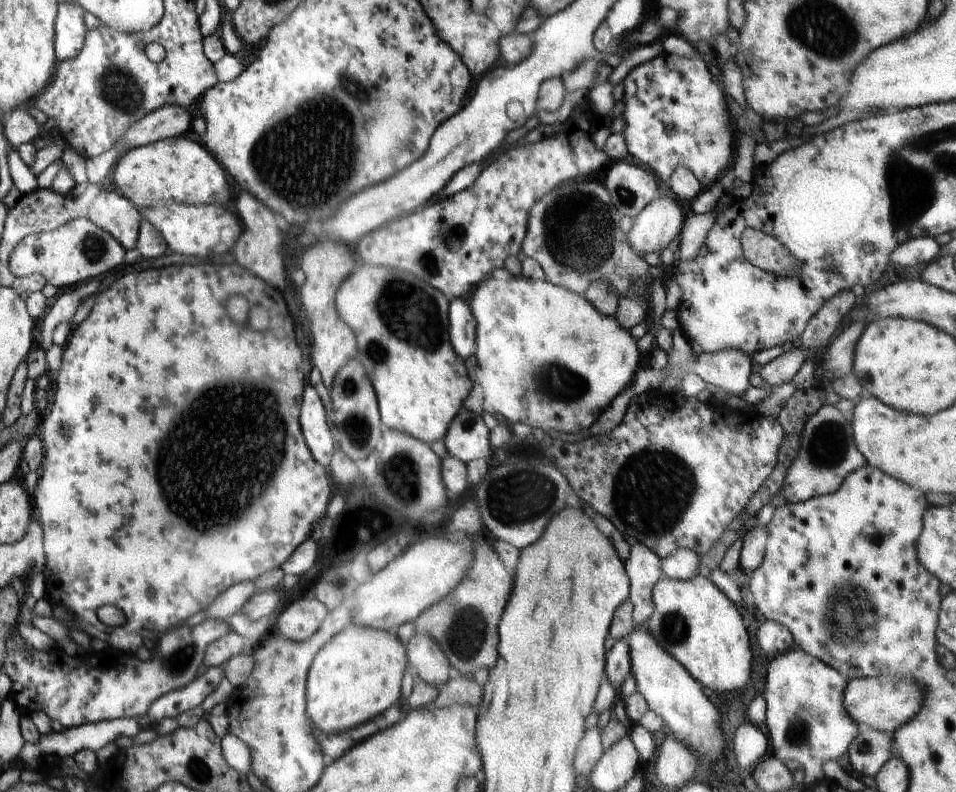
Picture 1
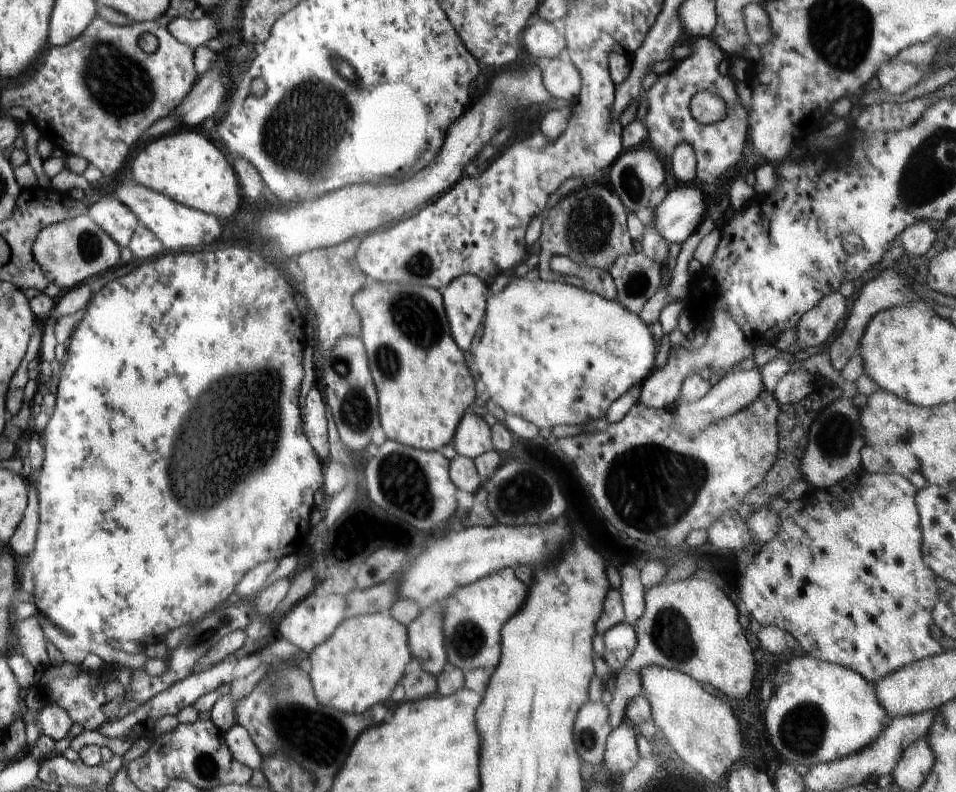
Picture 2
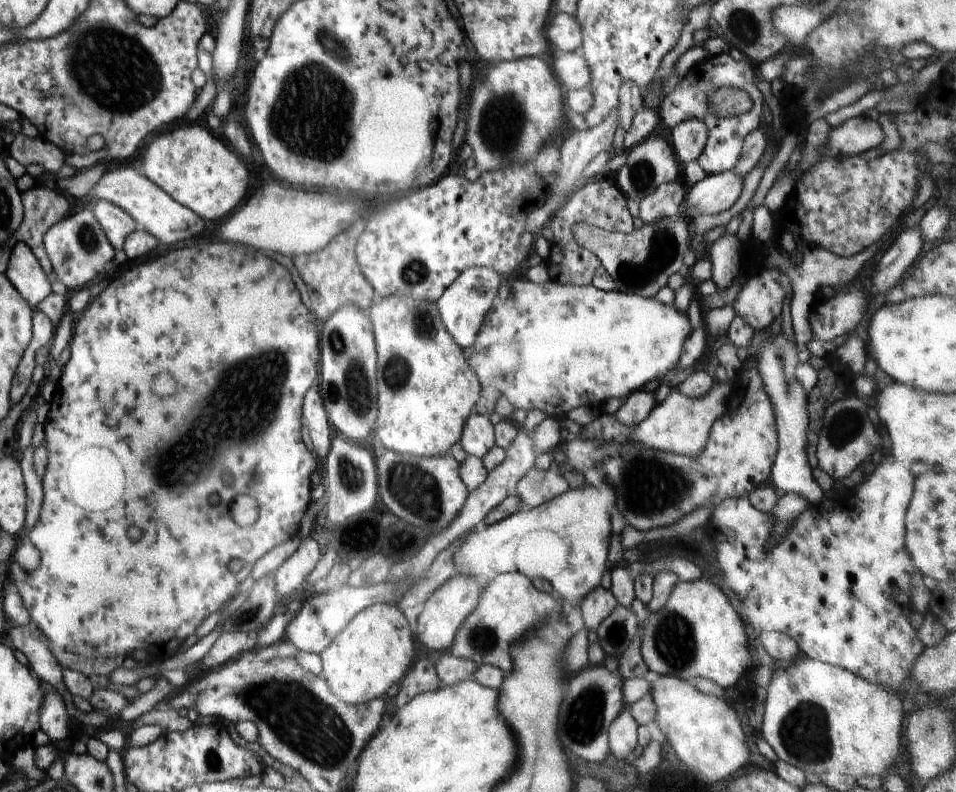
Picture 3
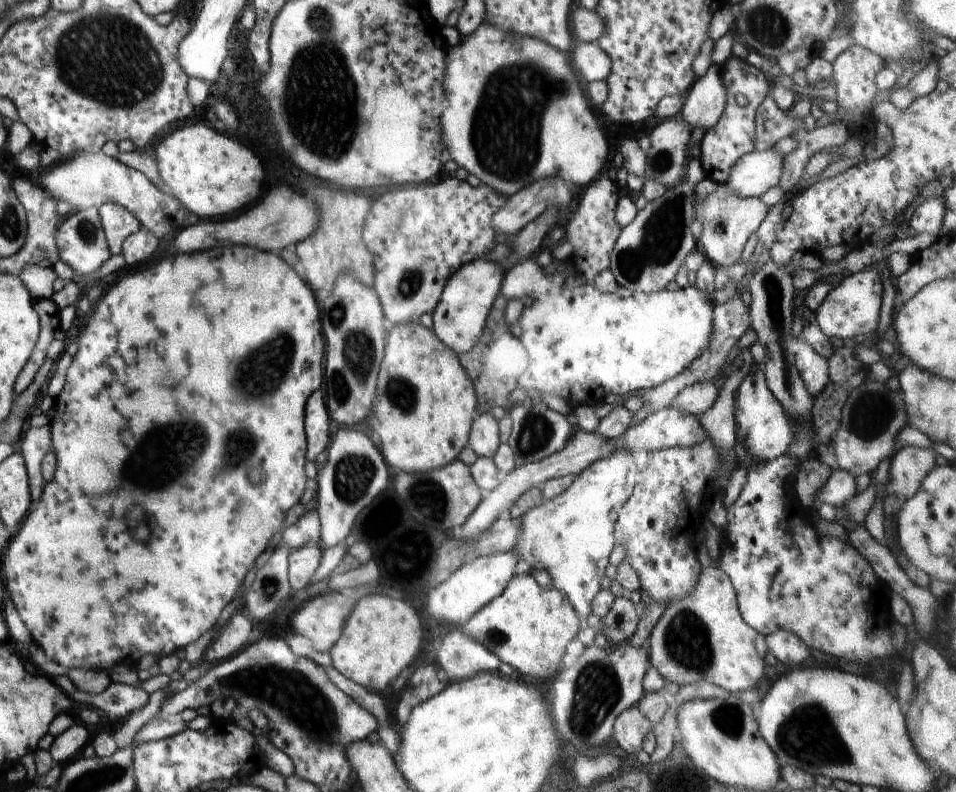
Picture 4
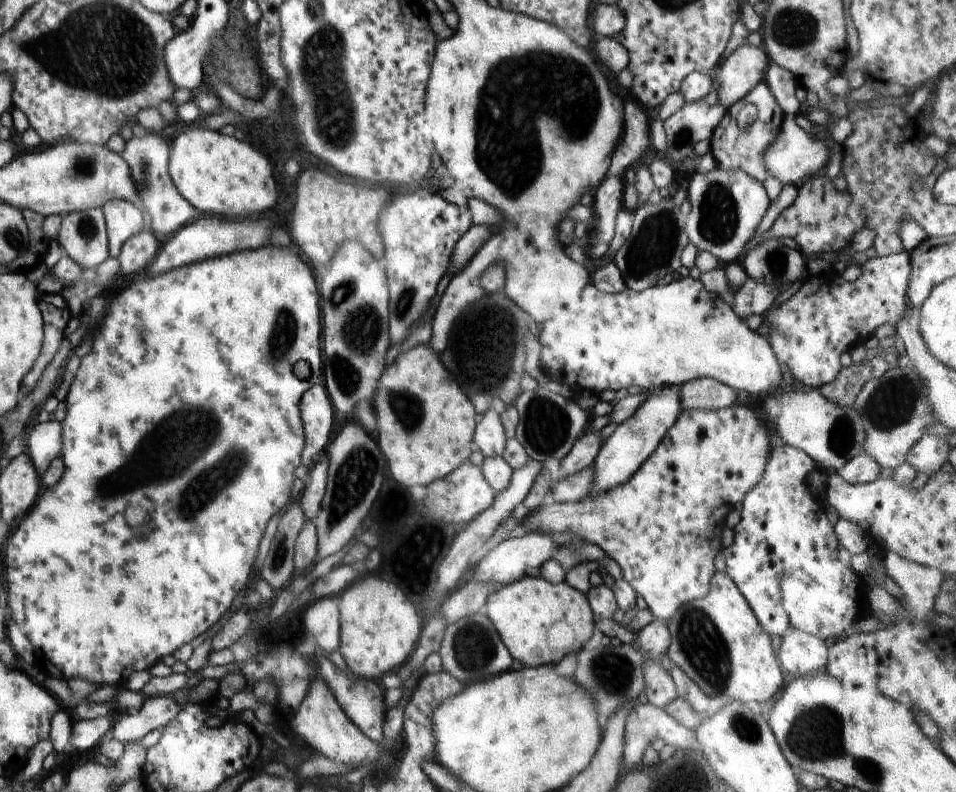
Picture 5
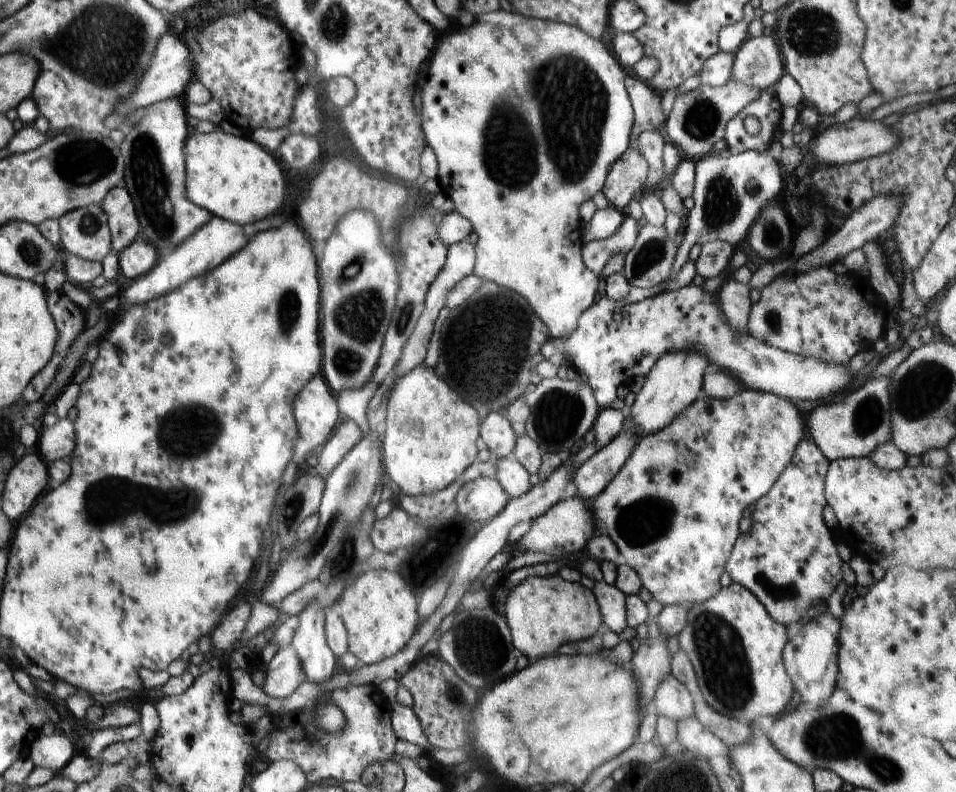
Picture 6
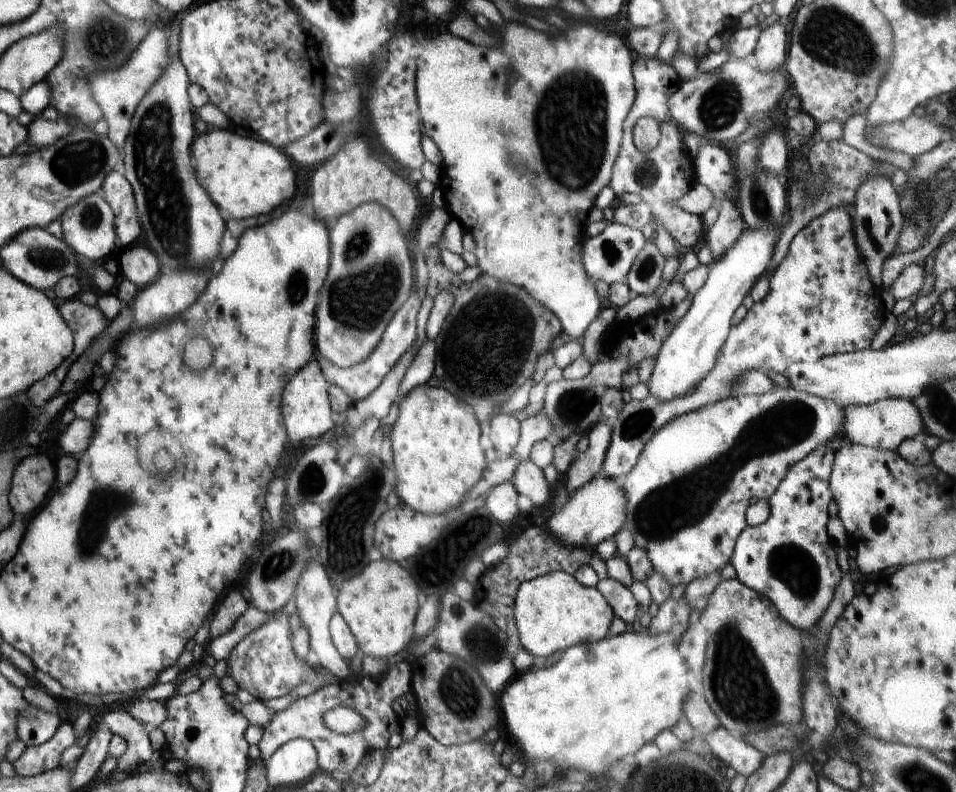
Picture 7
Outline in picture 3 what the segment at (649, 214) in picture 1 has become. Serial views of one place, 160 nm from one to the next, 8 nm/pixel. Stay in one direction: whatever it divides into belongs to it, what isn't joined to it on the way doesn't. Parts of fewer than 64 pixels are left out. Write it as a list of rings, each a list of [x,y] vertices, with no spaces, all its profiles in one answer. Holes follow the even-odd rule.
[[[734,170],[701,176],[701,180],[685,185],[684,200],[690,217],[715,215],[728,211],[742,194],[743,180]]]

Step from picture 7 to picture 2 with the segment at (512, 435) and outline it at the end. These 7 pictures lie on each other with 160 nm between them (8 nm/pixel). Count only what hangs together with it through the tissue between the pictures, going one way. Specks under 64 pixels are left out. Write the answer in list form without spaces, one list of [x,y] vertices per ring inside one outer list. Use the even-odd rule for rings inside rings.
[[[466,410],[458,423],[454,438],[451,440],[458,455],[472,460],[493,448],[491,428],[483,417]]]

